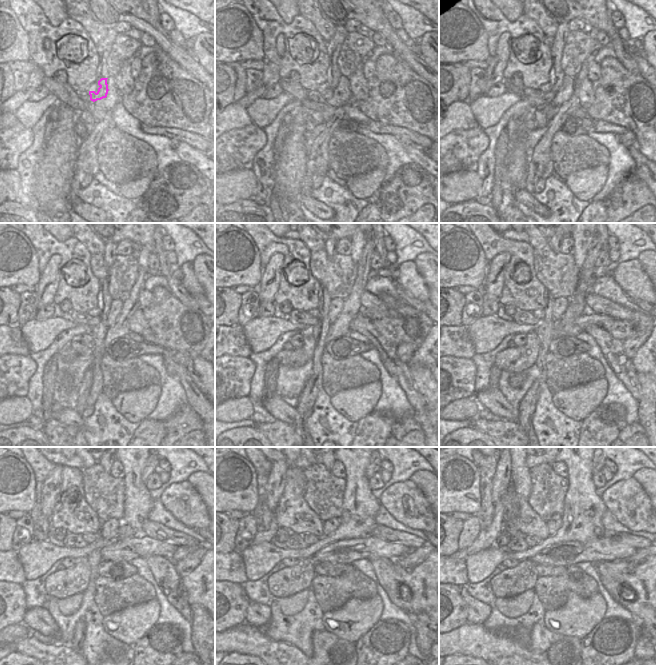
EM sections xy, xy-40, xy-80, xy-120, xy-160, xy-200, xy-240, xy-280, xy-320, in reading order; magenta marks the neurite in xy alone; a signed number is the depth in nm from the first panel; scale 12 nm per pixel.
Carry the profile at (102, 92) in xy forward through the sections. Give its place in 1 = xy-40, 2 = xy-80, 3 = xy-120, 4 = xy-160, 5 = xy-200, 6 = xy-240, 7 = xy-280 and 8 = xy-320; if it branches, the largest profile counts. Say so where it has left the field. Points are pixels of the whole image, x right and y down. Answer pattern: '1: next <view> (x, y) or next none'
1: next xy-40 (314, 96)
2: next xy-80 (537, 98)
3: next xy-120 (83, 318)
4: next xy-160 (296, 316)
5: next xy-200 (520, 316)
6: next xy-240 (72, 540)
7: next xy-280 (295, 542)
8: next xy-320 (517, 544)

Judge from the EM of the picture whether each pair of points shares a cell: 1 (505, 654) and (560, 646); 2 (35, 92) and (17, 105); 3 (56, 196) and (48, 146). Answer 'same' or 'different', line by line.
1: same
2: same
3: different

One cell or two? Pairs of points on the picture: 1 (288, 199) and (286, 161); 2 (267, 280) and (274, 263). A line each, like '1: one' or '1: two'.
1: one
2: one

